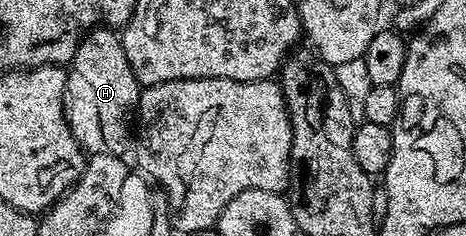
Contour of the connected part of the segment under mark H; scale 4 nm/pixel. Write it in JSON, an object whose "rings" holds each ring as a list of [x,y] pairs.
{"rings":[[[98,26],[83,36],[67,68],[62,111],[70,132],[87,154],[125,156],[132,145],[128,119],[137,108],[141,83],[131,71],[119,34]]]}

